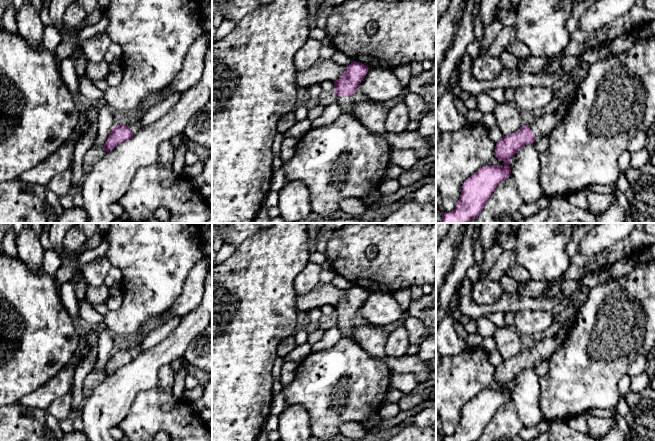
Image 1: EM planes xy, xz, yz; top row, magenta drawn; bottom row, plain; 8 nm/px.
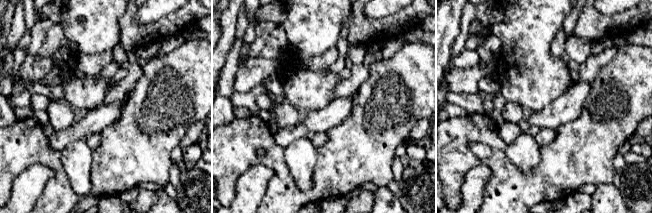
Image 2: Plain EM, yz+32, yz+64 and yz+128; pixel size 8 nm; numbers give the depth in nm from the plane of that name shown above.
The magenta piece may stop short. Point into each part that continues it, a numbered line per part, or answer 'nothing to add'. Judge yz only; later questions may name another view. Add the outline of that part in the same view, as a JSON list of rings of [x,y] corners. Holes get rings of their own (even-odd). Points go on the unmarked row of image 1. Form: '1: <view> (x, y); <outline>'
1: yz (545, 348); [[[560,330],[555,335],[547,337],[529,349],[536,362],[546,360],[559,350],[567,340],[569,330]]]

